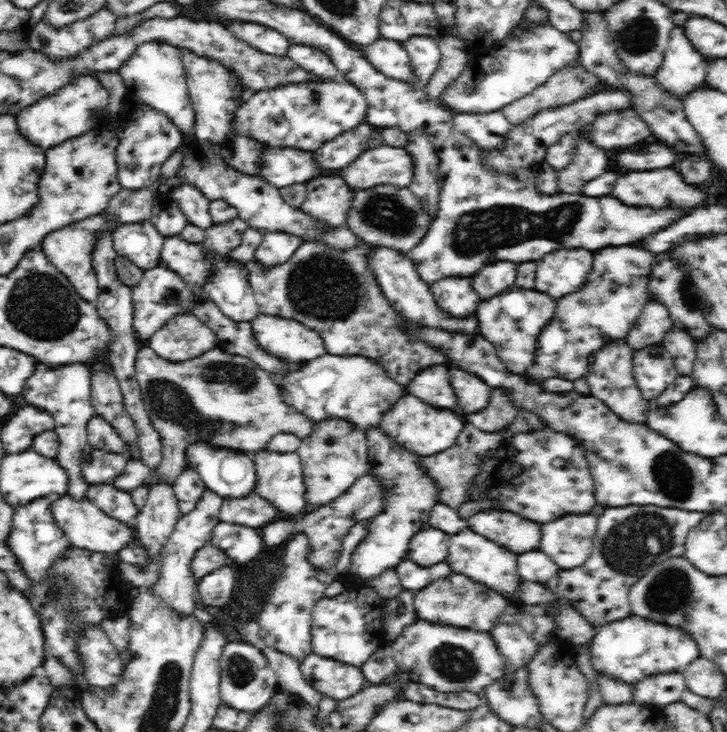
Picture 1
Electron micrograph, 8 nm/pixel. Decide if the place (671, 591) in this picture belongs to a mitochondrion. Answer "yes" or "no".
yes

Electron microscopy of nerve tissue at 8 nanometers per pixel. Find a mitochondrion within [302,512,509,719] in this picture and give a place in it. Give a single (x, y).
(451, 661)

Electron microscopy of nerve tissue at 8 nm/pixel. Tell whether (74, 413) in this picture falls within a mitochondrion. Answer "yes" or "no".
no

